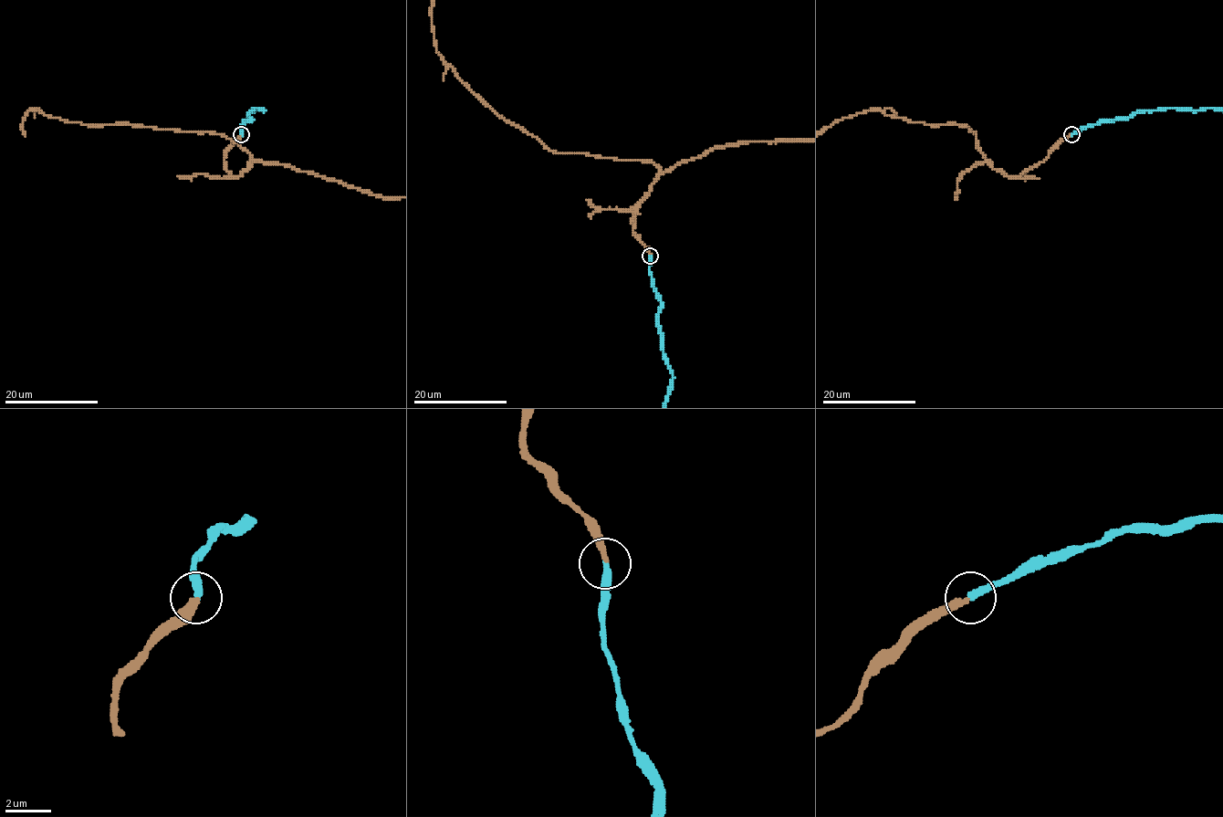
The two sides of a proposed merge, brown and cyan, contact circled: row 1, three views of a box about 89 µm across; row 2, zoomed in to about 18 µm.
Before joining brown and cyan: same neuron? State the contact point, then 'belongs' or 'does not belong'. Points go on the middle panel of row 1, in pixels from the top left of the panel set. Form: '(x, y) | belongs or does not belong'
(650, 256) | belongs

